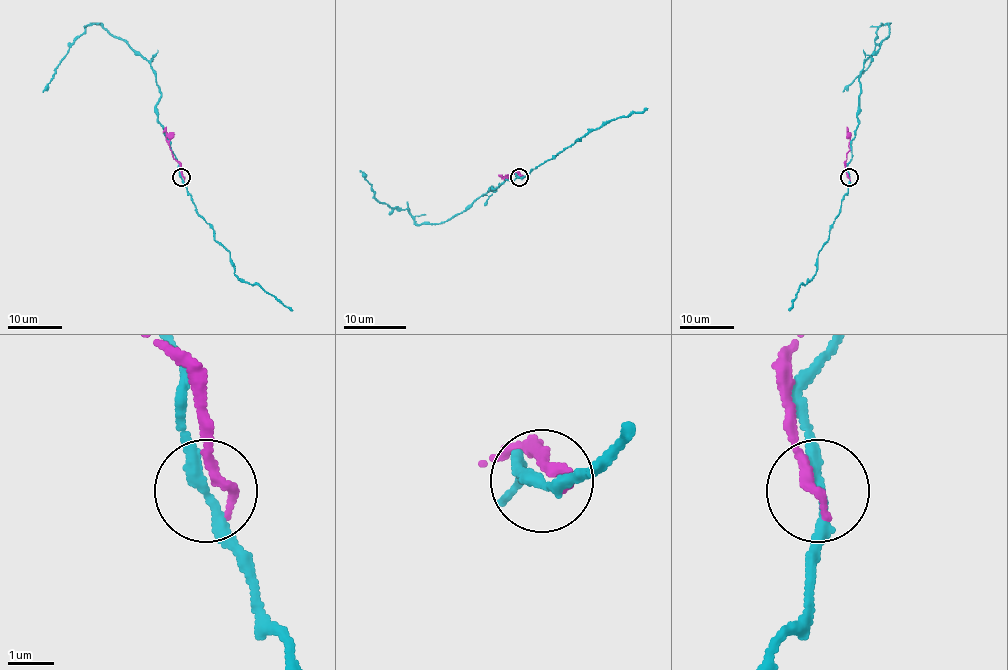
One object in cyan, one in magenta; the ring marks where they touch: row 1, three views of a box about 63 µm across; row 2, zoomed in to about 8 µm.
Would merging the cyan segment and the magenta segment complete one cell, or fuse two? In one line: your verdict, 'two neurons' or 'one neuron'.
two neurons

